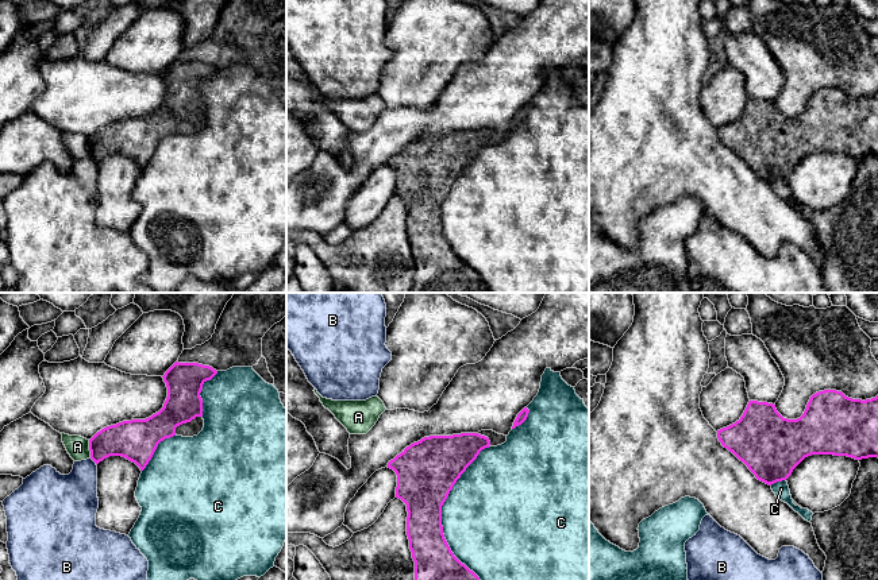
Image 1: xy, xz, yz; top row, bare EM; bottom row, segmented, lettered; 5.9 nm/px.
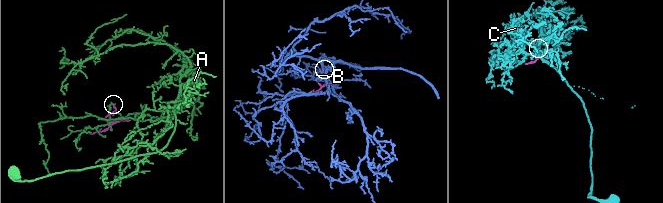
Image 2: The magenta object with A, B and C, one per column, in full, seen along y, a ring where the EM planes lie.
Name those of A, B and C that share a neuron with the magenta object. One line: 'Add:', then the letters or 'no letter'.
Add: no letter

